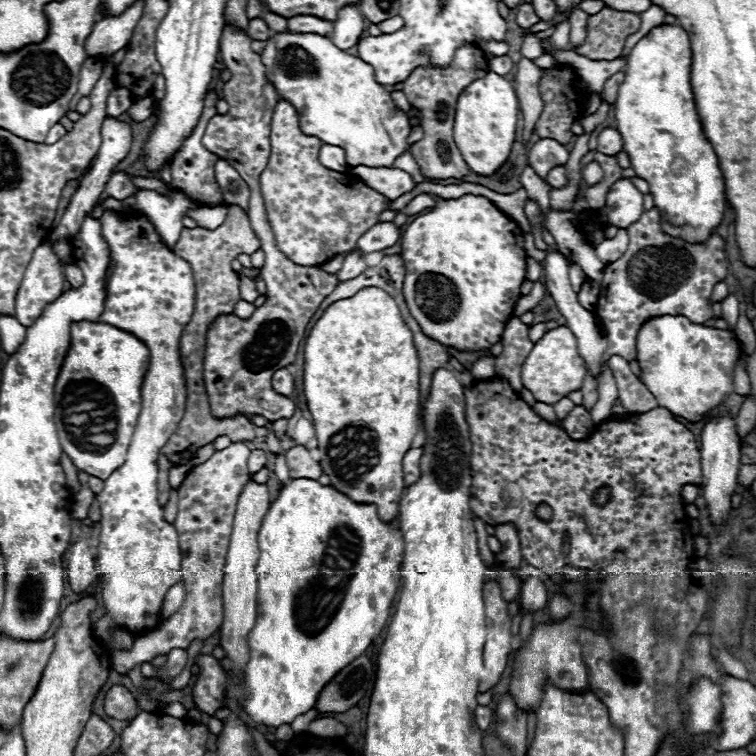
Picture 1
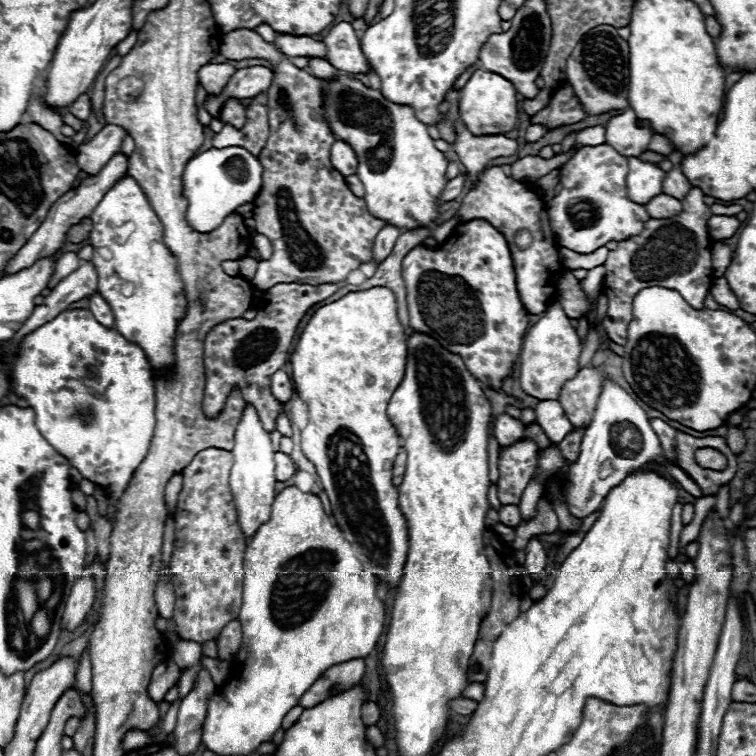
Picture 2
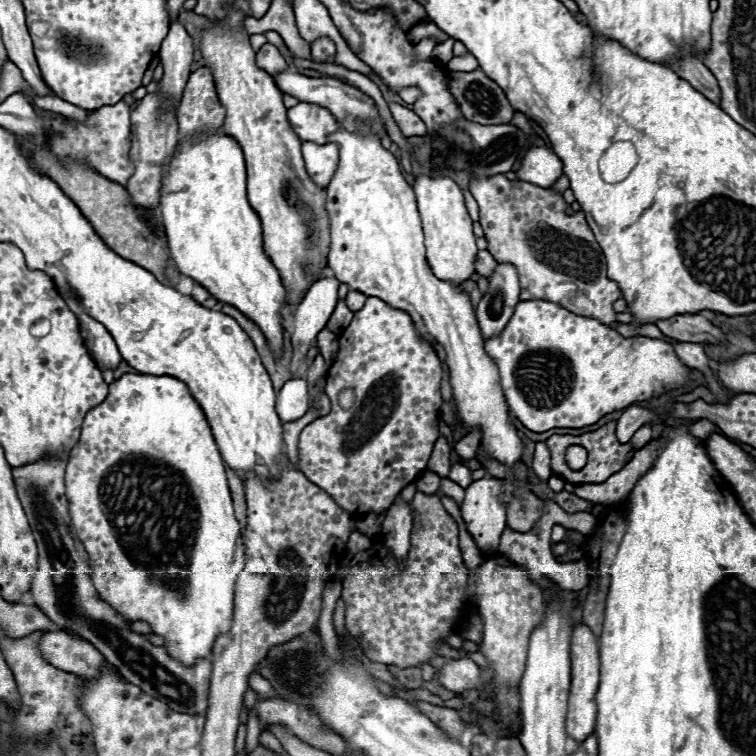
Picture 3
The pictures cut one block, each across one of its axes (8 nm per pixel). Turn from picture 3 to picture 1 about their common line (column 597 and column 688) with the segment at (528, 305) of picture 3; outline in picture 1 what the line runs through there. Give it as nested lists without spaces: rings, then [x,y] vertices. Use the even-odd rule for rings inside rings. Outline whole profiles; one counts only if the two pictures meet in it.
[[[654,316],[650,320],[646,320],[638,332],[638,338],[636,338],[636,358],[638,358],[638,364],[640,364],[640,380],[646,384],[646,388],[656,396],[658,400],[658,406],[662,408],[668,408],[674,416],[682,416],[686,418],[688,422],[700,422],[700,420],[706,420],[708,416],[714,414],[714,410],[718,410],[730,396],[730,392],[734,392],[734,368],[736,368],[736,362],[742,354],[742,348],[740,348],[740,340],[734,332],[728,332],[728,330],[718,330],[718,328],[712,328],[712,326],[704,326],[704,324],[692,324],[688,318],[684,316]]]

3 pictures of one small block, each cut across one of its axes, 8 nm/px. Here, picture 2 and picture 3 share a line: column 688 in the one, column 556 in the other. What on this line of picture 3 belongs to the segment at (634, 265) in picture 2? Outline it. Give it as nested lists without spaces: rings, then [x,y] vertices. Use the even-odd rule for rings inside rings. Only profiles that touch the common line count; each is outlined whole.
[[[496,174],[496,176],[472,176],[470,180],[470,192],[474,194],[478,206],[480,206],[480,224],[484,228],[484,238],[488,240],[488,252],[500,262],[500,264],[512,264],[518,274],[520,274],[520,286],[522,286],[522,292],[520,292],[520,298],[522,300],[548,300],[548,302],[554,302],[578,316],[586,316],[586,318],[596,318],[600,320],[602,324],[614,324],[616,322],[616,312],[612,310],[612,304],[622,296],[620,288],[616,282],[608,280],[606,278],[606,260],[602,256],[602,250],[598,246],[598,242],[594,240],[594,234],[590,230],[590,226],[586,224],[586,218],[584,218],[584,212],[574,212],[572,216],[566,214],[566,202],[562,198],[562,194],[558,194],[556,190],[550,190],[550,188],[538,188],[534,184],[528,184],[528,182],[512,182],[508,180],[504,174]]]

